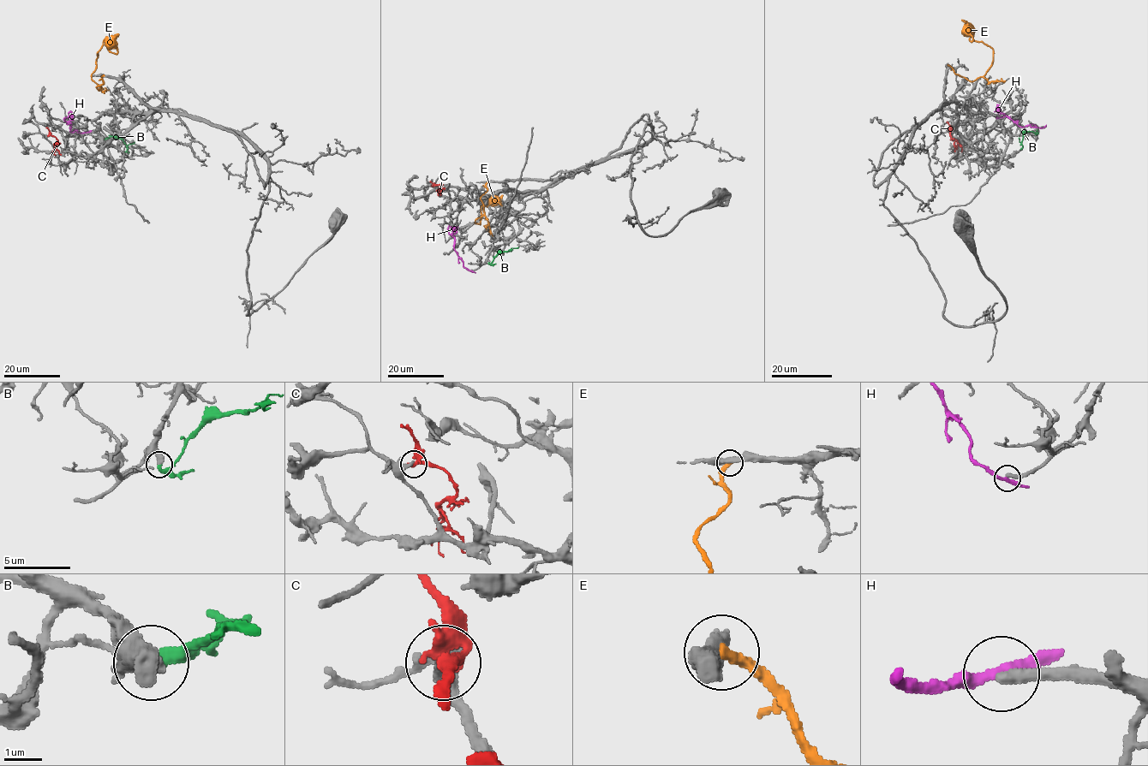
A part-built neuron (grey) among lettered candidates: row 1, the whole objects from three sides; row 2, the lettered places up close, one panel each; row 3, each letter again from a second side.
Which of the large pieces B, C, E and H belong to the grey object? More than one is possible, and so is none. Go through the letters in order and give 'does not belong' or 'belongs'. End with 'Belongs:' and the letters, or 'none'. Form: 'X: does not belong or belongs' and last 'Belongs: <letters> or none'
B: belongs
C: does not belong
E: does not belong
H: does not belong
Belongs: B

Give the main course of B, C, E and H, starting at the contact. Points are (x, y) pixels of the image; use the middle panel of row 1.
B: (488, 262), (500, 252), (518, 247)
C: (433, 184), (441, 186), (438, 189), (445, 188)
E: (487, 182), (481, 198), (484, 214), (475, 222), (480, 224), (482, 205), (500, 204)
H: (470, 270), (463, 265), (454, 246), (452, 235), (457, 228), (451, 228)

